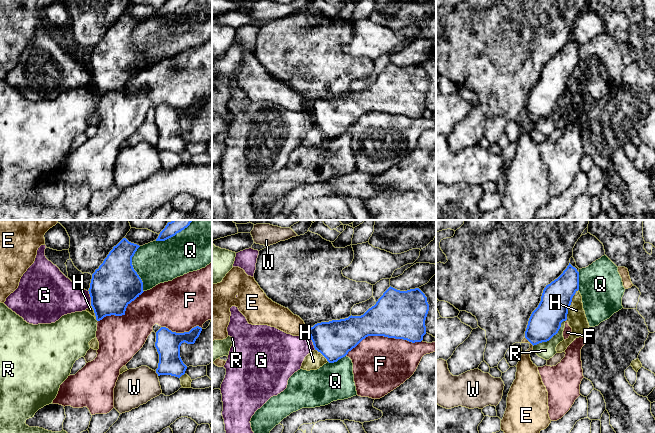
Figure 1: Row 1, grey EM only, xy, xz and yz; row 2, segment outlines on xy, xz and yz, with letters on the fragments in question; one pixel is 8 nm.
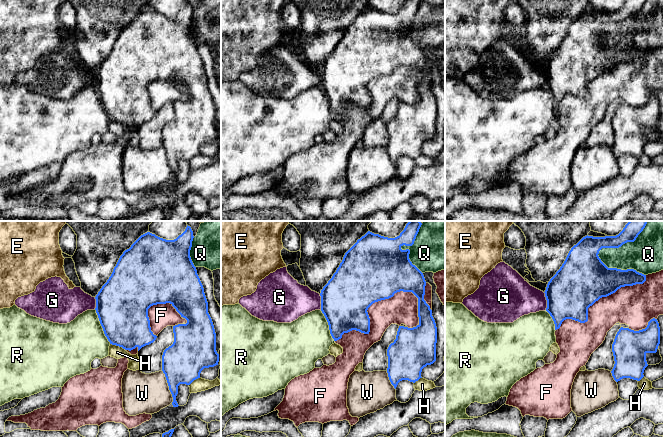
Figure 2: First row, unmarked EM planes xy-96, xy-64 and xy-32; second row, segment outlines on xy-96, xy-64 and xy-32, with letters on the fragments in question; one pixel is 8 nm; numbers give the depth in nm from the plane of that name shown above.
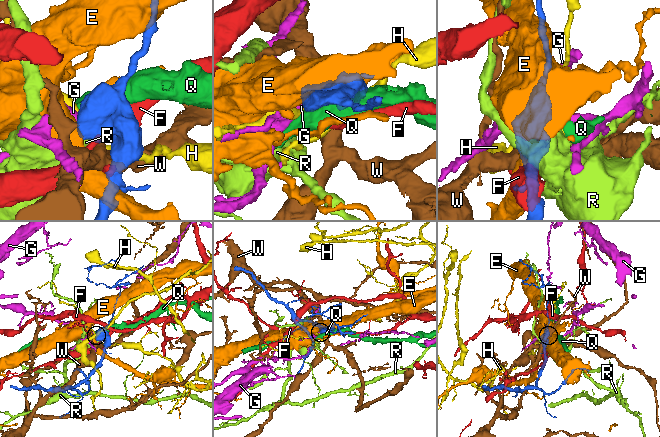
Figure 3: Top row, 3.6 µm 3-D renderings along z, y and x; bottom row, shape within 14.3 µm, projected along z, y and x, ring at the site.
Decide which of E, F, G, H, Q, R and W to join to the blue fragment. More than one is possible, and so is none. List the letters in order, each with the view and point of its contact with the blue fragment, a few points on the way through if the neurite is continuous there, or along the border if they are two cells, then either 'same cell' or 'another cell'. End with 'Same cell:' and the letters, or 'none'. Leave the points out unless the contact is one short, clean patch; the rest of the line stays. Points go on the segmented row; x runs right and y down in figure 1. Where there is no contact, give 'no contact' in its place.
E: meets blue in yz at (529, 341); another cell
F: meets blue in xz at (383, 335); another cell
G: meets blue in xz at (312, 341); border along xz (308, 333), (315, 349); another cell
H: meets blue in yz at (570, 304); another cell
Q: meets blue in xy at (133, 269); another cell
R: meets blue in yz at (551, 337); border along yz (565, 320), (561, 323), (559, 330), (548, 340), (533, 346); another cell
W: meets blue in xy at (156, 372); another cell
Same cell: none

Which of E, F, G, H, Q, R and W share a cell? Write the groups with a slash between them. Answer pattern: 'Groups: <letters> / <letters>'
Groups: E / F / G / H / Q / R / W

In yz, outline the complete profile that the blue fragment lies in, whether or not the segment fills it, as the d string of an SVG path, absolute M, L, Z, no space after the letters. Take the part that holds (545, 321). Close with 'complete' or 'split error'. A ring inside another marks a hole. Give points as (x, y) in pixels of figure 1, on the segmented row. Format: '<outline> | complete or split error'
M569 263L557 279L546 285L538 307L529 318L525 338L533 346L549 341L558 333L578 290L579 272Z | complete

